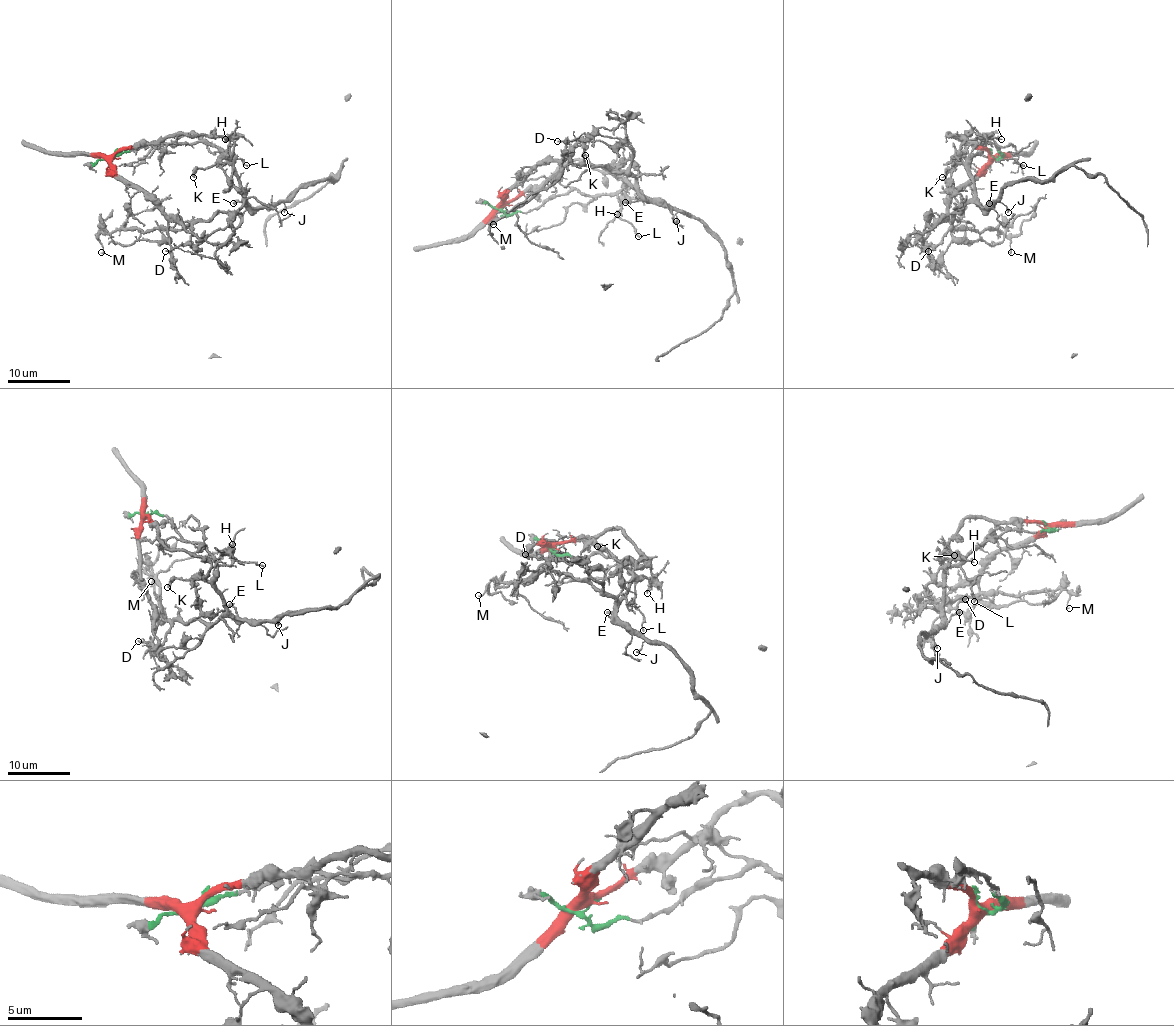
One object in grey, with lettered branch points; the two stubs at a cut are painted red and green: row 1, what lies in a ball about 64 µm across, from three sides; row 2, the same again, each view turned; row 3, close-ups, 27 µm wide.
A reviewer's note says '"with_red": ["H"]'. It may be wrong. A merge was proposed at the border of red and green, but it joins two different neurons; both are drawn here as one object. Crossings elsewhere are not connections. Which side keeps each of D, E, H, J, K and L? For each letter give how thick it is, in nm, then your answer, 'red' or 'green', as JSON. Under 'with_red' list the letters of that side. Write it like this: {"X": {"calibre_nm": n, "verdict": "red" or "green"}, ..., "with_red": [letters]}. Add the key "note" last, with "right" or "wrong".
{"D": {"calibre_nm": 170, "verdict": "green"}, "E": {"calibre_nm": 360, "verdict": "green"}, "H": {"calibre_nm": 220, "verdict": "red"}, "J": {"calibre_nm": 190, "verdict": "green"}, "K": {"calibre_nm": 220, "verdict": "green"}, "L": {"calibre_nm": 170, "verdict": "green"}, "with_red": ["H"], "note": "right"}

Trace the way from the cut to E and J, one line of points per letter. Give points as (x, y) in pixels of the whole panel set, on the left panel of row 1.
E: (111, 156), (153, 142), (214, 144), (233, 158), (233, 173), (247, 206), (241, 201), (233, 203)
J: (111, 156), (153, 142), (214, 144), (233, 158), (233, 173), (253, 208), (284, 201), (284, 212)

